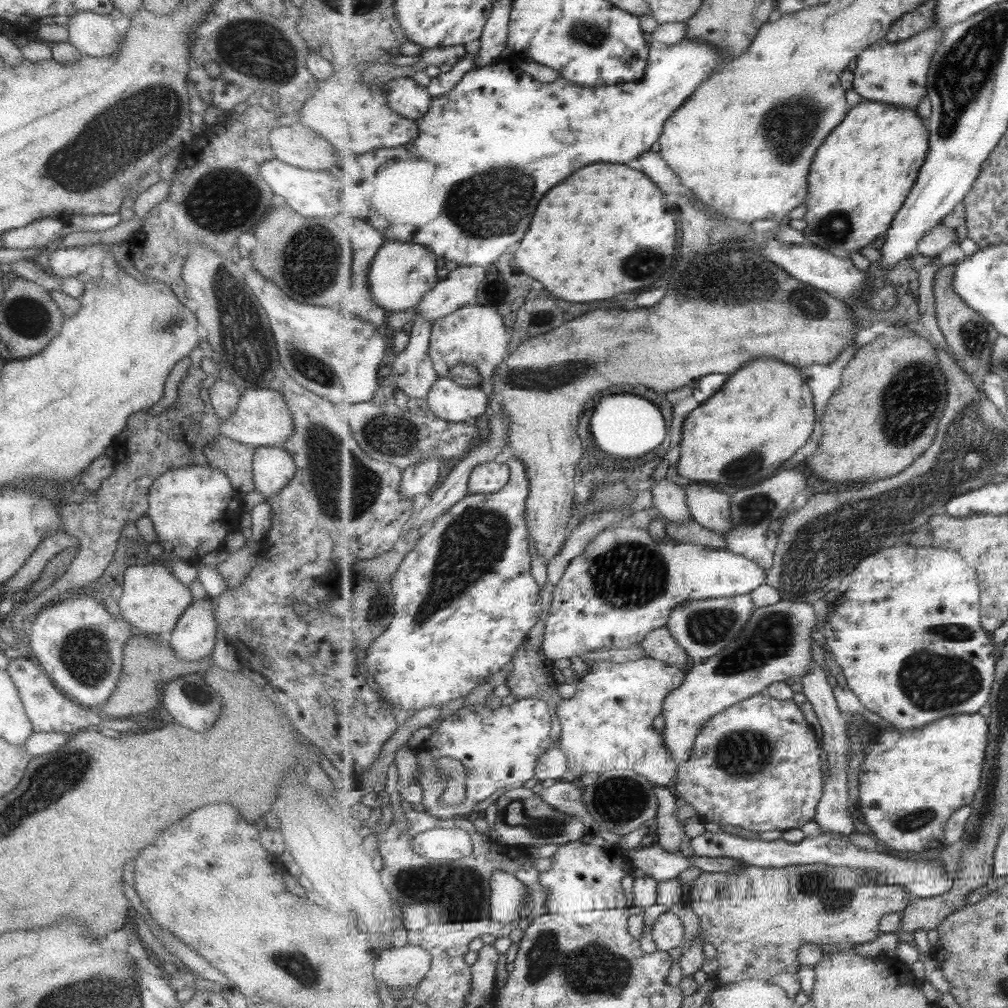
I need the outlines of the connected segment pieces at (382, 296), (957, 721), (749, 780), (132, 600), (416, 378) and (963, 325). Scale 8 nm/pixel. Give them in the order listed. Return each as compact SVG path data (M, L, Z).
M386 241L369 270L370 291L374 301L389 313L417 306L439 283L437 253L429 245L413 241Z
M955 715L916 731L878 728L867 747L860 774L860 810L872 834L892 852L924 853L944 845L945 829L960 808L972 805L980 790L989 747L990 722L979 715Z
M766 693L753 696L705 724L696 738L690 760L680 766L672 788L680 803L689 803L708 822L736 826L759 834L771 830L800 829L807 822L814 821L824 794L821 750L817 732L793 700L777 700Z
M154 560L147 564L128 566L123 571L121 588L122 595L116 602L121 618L127 621L136 633L147 632L148 636L166 637L174 629L183 610L193 601L189 587L181 584L165 563Z
M415 314L409 347L395 358L393 383L410 397L427 399L431 387L441 377L430 356L431 335L432 322Z
M951 264L941 268L937 274L937 282L934 291L937 299L937 324L943 337L955 359L959 361L961 368L970 374L971 380L981 386L984 378L991 374L991 354L995 348L995 342L1000 338L1000 332L991 324L981 312L971 308L965 299L956 291L954 285L956 266Z

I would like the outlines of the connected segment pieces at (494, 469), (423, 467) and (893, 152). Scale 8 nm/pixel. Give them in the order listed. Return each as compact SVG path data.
M493 459L473 469L468 487L475 495L493 495L505 488L511 475L512 468L506 462L499 463Z
M426 458L419 464L414 464L402 472L400 491L404 498L415 498L419 494L431 492L435 482L441 476L440 458Z
M867 99L851 108L818 151L810 170L810 196L807 198L804 215L807 227L803 230L807 243L825 250L857 252L867 248L877 238L884 237L892 228L893 220L904 207L912 188L916 186L929 149L927 120L923 120L915 109Z

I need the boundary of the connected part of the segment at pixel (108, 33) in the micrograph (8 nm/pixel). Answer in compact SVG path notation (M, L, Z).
M79 12L68 21L68 43L81 55L108 58L115 54L124 39L113 27L109 16Z

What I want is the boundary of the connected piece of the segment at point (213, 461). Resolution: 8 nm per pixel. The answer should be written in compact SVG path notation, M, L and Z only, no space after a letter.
M220 432L211 438L202 450L209 466L224 472L233 489L240 494L255 490L252 481L253 453L253 445L241 444L223 436Z

